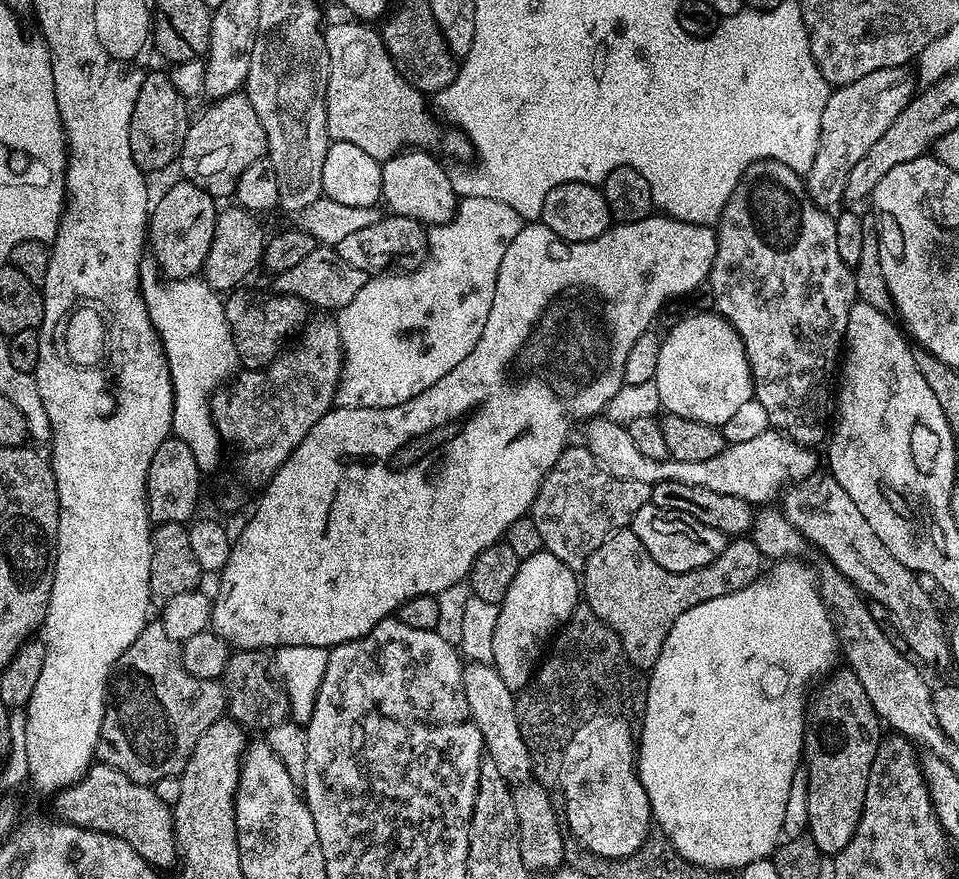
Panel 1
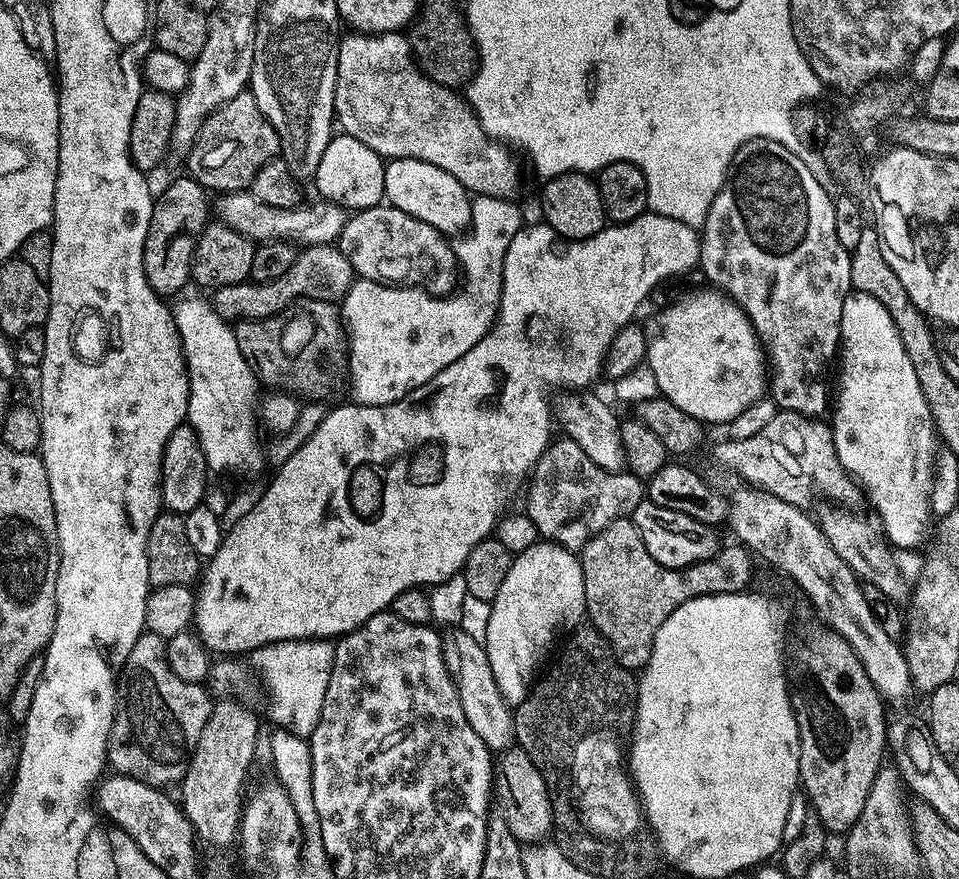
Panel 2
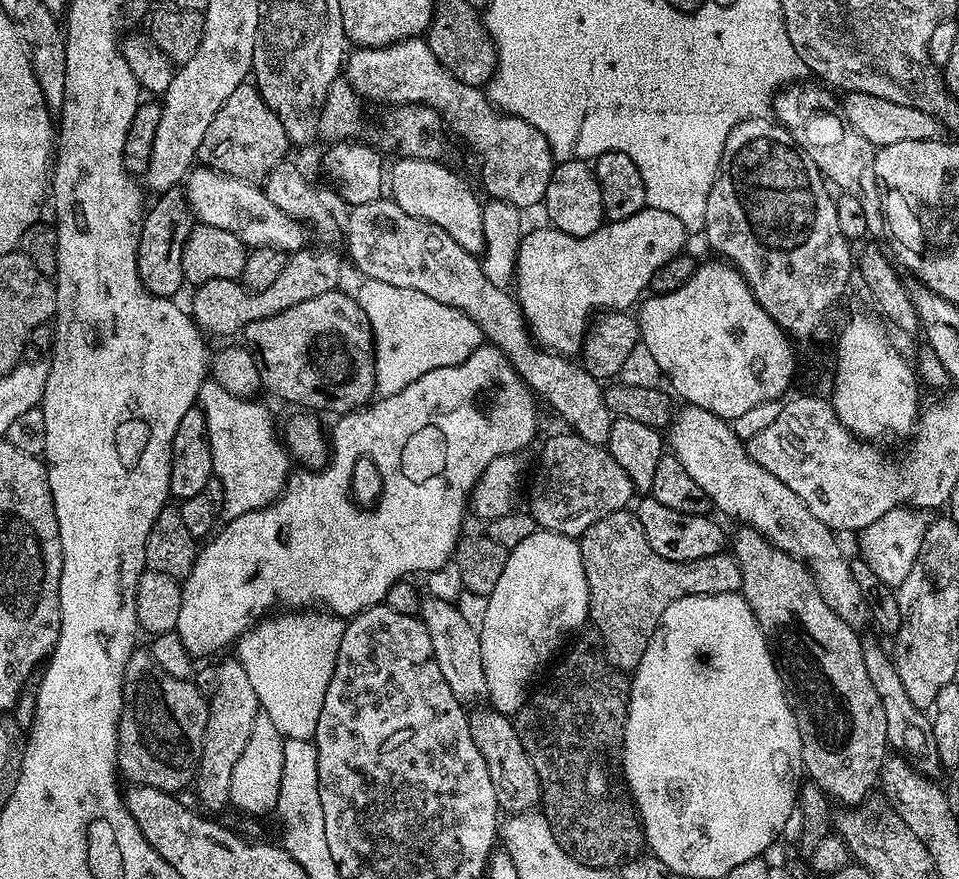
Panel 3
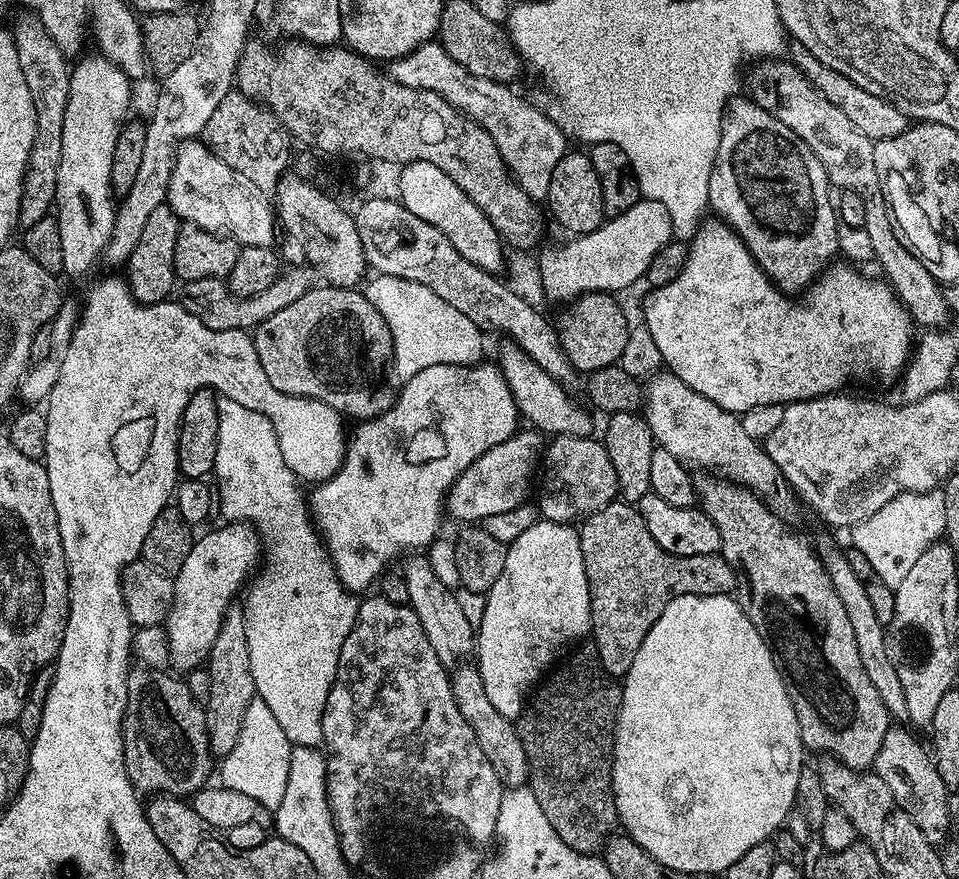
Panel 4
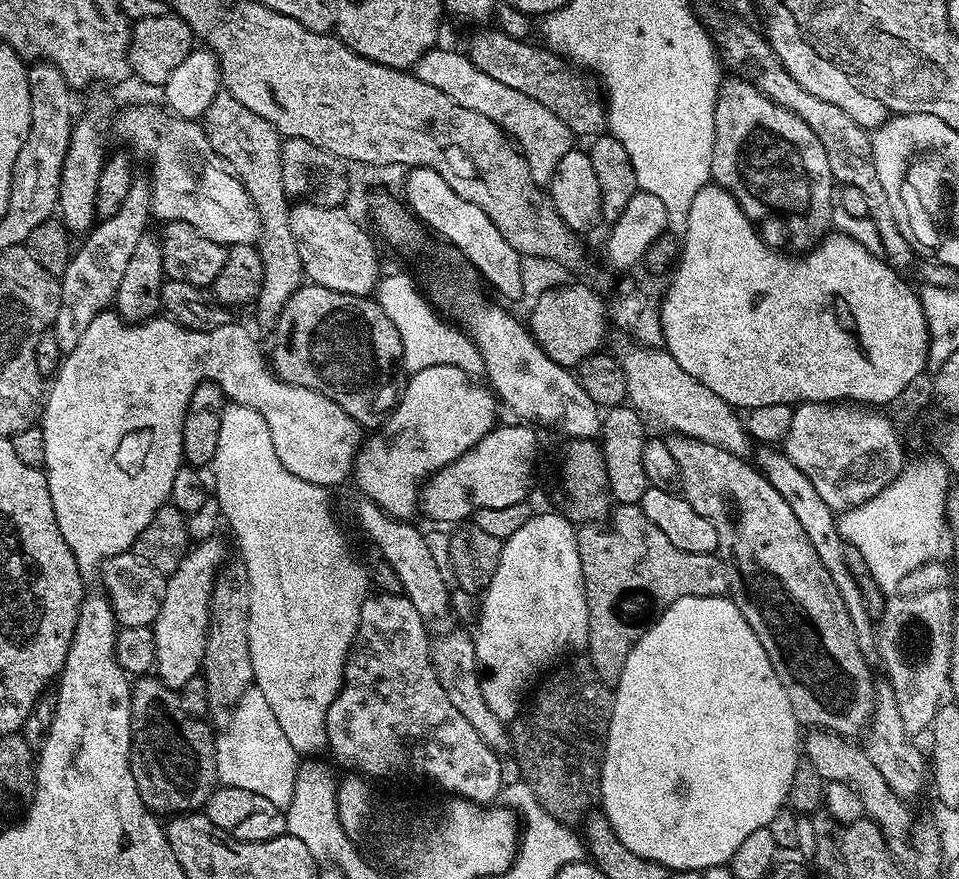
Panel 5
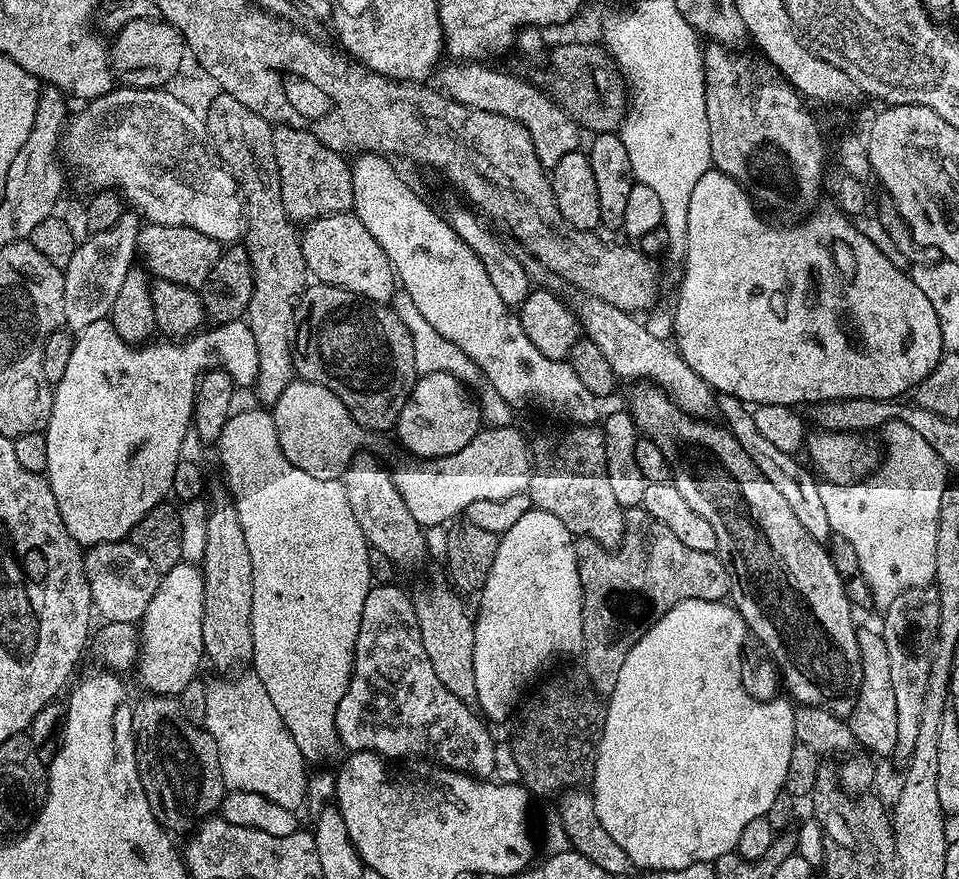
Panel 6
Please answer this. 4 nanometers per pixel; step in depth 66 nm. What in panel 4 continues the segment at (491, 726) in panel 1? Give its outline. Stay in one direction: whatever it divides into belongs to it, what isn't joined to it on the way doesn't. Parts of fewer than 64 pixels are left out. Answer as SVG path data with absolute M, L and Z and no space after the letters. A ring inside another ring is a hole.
M412 554L402 565L406 578L406 586L410 589L408 607L418 614L418 622L422 622L422 630L426 630L426 638L430 638L430 646L434 646L434 654L438 654L438 662L451 670L461 662L467 661L474 652L474 629L466 619L464 611L458 606L455 591L444 585L444 580L432 569L430 561L424 554Z

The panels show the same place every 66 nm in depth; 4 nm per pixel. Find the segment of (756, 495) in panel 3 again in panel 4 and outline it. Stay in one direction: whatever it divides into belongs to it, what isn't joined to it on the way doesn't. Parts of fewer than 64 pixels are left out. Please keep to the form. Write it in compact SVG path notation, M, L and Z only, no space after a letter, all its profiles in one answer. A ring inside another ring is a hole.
M657 374L647 381L646 407L643 409L642 415L650 426L653 441L659 447L670 450L670 454L674 454L680 461L690 466L693 466L692 464L702 466L704 470L719 468L720 471L727 474L725 476L727 479L755 492L781 519L789 519L788 516L795 514L798 500L793 489L789 487L787 480L778 470L778 466L775 466L774 460L765 454L763 445L750 438L750 434L743 429L737 413L723 410L716 402L710 402L710 398L698 394L696 390L691 390L690 386L686 386L677 376Z

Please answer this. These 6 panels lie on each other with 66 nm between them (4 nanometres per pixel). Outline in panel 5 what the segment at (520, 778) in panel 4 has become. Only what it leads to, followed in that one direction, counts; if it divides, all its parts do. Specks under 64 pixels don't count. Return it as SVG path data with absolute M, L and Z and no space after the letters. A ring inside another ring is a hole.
M456 626L453 632L448 632L437 640L435 637L430 647L432 665L438 674L438 682L442 682L442 690L446 690L446 698L450 698L458 714L462 714L462 718L466 718L466 722L470 722L470 726L478 730L478 736L492 748L493 752L507 753L512 746L510 728L505 721L498 718L498 714L494 714L494 710L490 710L490 706L486 706L486 694L482 694L482 673L476 657L476 641L473 633Z

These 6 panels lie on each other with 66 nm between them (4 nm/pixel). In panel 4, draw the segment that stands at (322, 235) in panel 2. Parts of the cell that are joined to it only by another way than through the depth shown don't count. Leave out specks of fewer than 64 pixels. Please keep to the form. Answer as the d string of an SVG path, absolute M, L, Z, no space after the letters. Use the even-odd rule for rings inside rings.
M199 139L185 140L176 149L176 165L170 174L166 203L183 223L198 226L215 236L229 236L241 246L269 246L278 233L278 220L269 197L230 170Z

